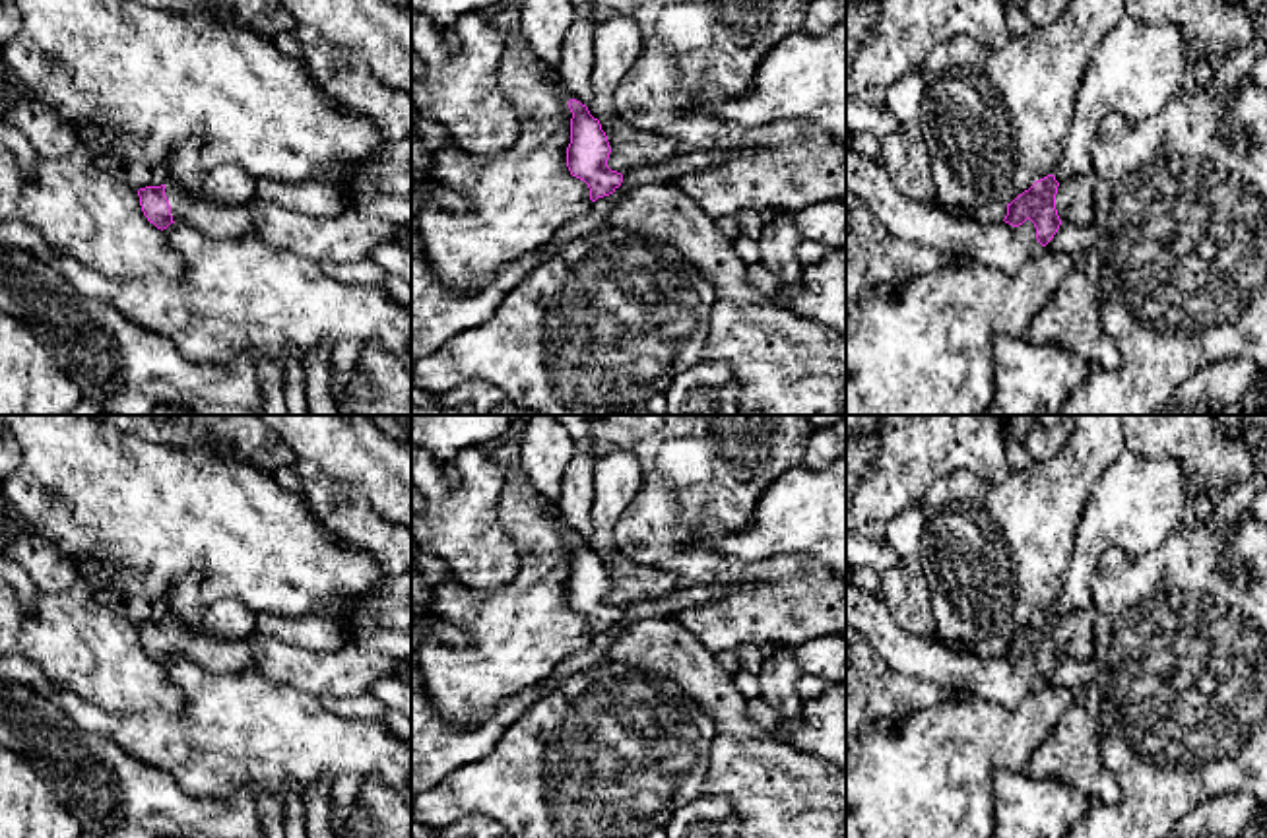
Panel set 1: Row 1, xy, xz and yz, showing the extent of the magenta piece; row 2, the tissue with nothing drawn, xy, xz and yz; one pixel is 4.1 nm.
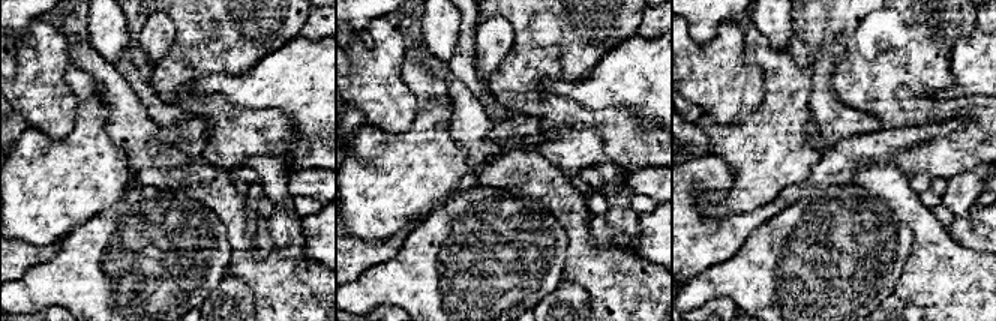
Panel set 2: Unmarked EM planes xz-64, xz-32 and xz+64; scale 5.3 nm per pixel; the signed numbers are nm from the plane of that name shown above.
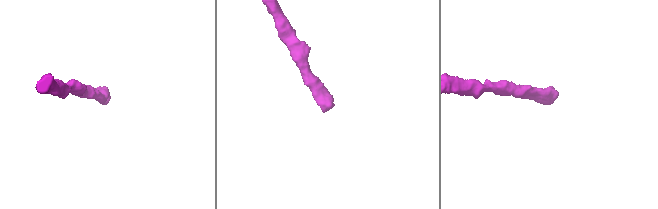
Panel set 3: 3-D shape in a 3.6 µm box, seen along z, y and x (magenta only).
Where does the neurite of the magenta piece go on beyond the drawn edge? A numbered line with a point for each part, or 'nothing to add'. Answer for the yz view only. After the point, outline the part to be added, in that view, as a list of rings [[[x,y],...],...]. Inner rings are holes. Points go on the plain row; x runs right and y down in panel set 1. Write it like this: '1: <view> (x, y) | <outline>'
1: yz (1075, 639) | [[[1092,607],[1059,617],[1056,644],[1061,658],[1092,661],[1096,646],[1094,623],[1096,611]]]

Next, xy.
1: xy (204, 648) | [[[173,615],[165,617],[165,630],[175,658],[215,673],[256,671],[252,652],[244,640],[223,640]]]

